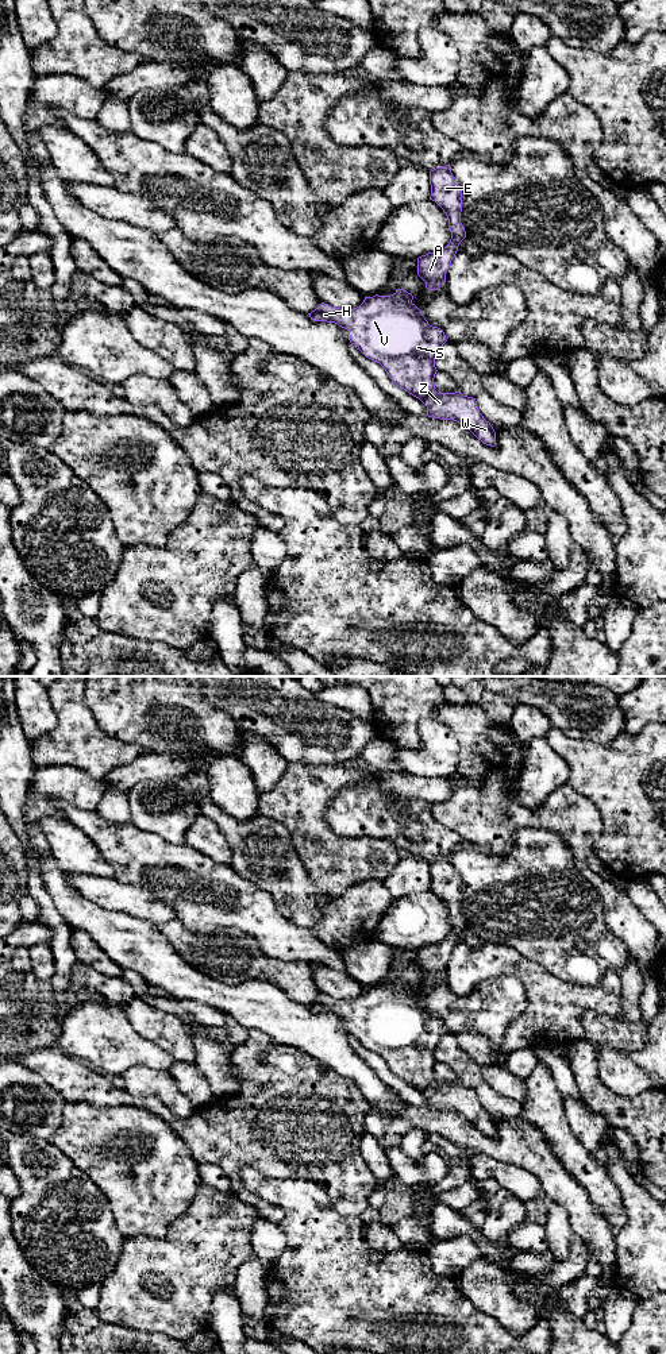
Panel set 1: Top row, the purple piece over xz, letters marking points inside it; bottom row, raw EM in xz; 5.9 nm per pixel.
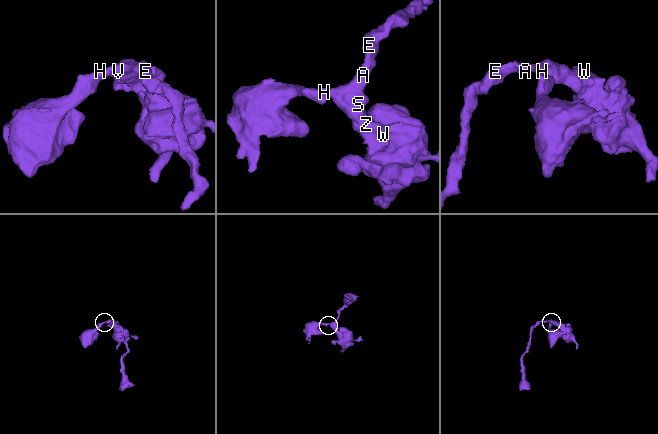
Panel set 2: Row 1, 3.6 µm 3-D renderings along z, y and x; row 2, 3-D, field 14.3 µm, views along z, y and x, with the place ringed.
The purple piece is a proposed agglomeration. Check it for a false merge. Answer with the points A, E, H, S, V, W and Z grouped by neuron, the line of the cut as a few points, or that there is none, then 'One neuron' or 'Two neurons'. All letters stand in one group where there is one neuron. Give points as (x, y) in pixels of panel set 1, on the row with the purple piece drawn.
Groups: A E H S V W Z. No split. One neuron

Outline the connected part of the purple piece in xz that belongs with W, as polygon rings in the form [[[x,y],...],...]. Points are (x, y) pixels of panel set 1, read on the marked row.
[[[399,289],[390,296],[365,297],[363,302],[346,310],[322,302],[309,315],[313,321],[335,323],[349,331],[350,343],[366,358],[380,363],[393,383],[419,398],[427,406],[432,418],[454,420],[466,427],[484,444],[496,445],[496,432],[480,413],[473,397],[455,393],[438,393],[434,378],[436,374],[435,358],[439,348],[447,342],[444,332],[428,324],[421,310],[412,302],[413,296]]]

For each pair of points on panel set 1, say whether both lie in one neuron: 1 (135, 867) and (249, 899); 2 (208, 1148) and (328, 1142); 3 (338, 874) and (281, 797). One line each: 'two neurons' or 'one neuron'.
1: one neuron
2: one neuron
3: one neuron

